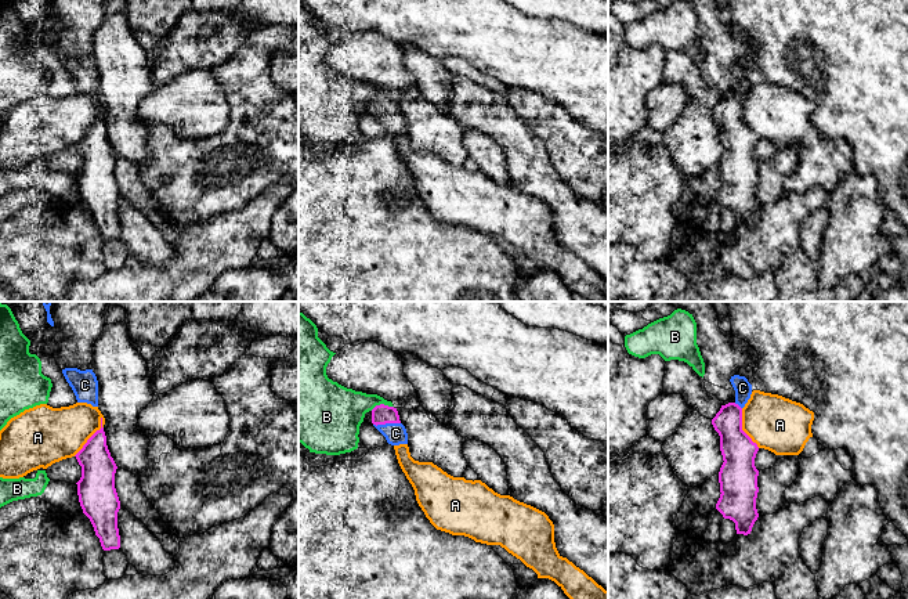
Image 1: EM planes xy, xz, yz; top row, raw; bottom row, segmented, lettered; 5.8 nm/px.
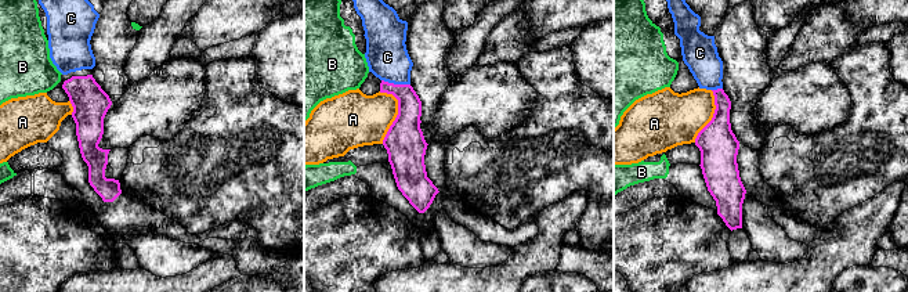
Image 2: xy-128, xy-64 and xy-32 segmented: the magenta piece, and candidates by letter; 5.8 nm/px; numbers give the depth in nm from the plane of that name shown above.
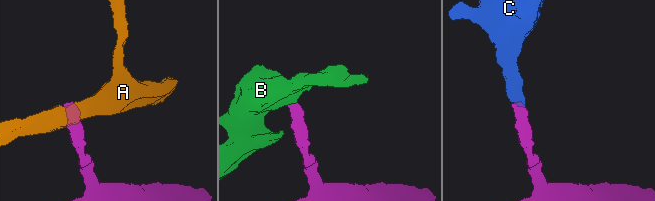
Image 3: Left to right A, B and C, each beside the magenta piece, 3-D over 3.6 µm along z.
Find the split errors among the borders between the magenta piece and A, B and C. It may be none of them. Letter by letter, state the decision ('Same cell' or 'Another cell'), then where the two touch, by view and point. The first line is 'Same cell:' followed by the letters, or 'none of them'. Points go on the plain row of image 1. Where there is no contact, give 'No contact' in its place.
Same cell: C
A: Another cell. Touches magenta at xy (91, 126)
B: Another cell. Touches magenta at xz (382, 94)
C: Same cell. Touches magenta at xz (386, 112)

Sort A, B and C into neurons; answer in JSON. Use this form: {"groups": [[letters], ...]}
{"groups": [["A"], ["B"], ["C"]]}

